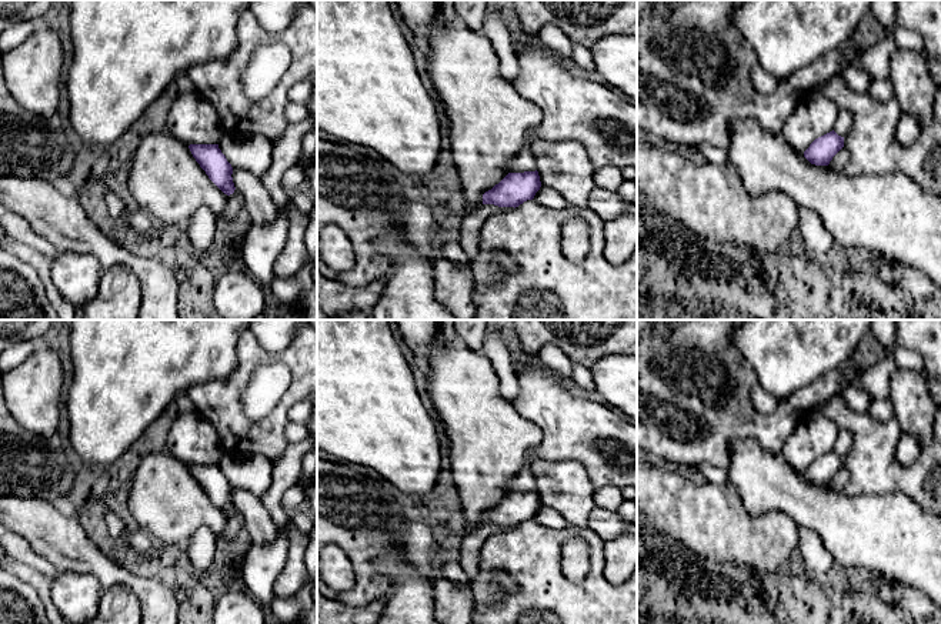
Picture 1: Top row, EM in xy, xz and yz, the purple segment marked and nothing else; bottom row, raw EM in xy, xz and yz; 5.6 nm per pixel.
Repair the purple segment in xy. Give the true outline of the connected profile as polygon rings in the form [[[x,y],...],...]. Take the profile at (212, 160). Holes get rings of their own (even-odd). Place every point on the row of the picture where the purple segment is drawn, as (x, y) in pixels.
[[[190,144],[193,157],[206,171],[208,178],[227,196],[233,194],[233,167],[218,149],[218,144]]]

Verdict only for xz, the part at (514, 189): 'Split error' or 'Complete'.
Complete

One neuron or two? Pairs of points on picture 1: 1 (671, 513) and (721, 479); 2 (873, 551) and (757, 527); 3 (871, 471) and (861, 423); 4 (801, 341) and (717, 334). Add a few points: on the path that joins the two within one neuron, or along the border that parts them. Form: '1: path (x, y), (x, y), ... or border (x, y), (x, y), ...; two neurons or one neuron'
1: border (706, 481), (728, 484); two neurons
2: border (766, 514), (783, 511), (797, 527); two neurons
3: path (871, 460), (871, 439), (868, 434); one neuron
4: border (728, 334), (728, 339), (750, 363); two neurons

